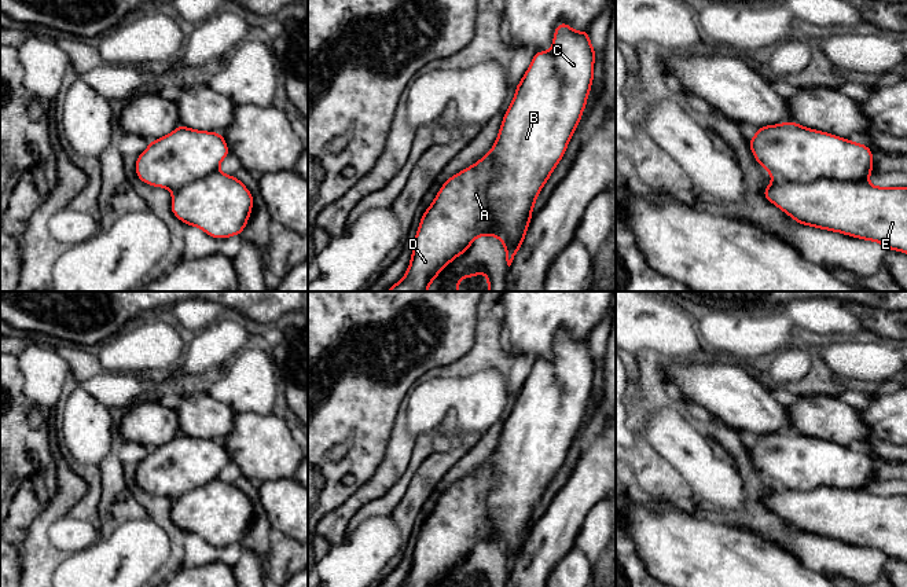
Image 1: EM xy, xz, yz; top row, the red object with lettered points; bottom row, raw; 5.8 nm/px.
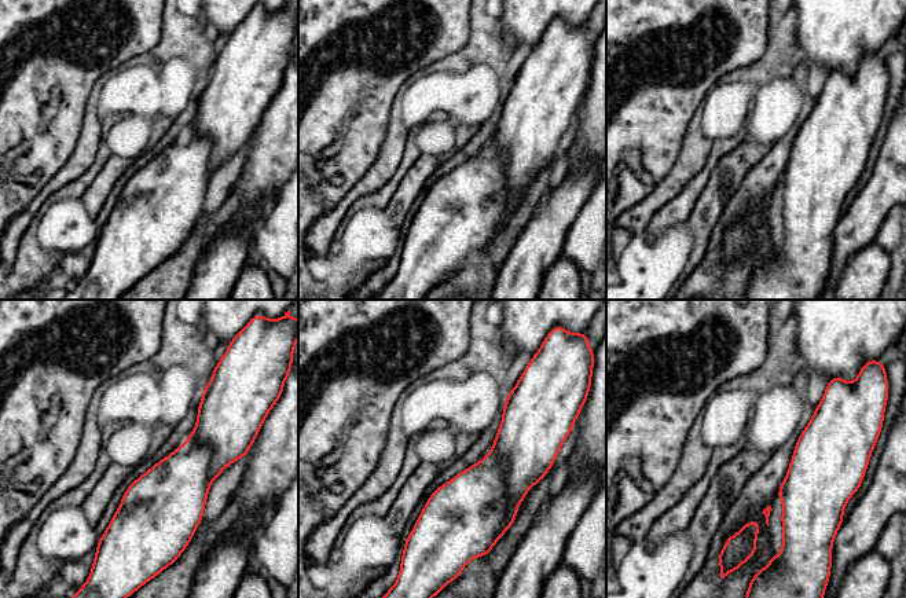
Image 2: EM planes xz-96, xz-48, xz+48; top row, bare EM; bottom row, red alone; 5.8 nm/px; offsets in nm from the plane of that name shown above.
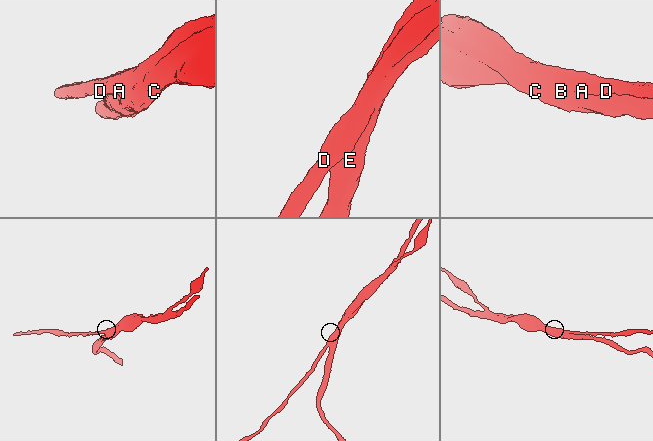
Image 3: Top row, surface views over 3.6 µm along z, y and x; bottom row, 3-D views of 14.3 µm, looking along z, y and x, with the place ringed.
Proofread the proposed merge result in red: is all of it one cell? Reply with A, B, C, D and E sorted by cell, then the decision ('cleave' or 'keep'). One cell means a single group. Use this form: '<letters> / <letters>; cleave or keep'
A B C D E; keep

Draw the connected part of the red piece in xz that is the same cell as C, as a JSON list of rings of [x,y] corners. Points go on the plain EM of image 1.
[[[559,330],[552,356],[535,362],[515,395],[492,458],[449,485],[425,518],[403,587],[437,586],[482,543],[492,543],[503,550],[507,573],[511,573],[525,547],[536,506],[561,470],[581,428],[594,388],[594,370],[595,356],[588,337],[574,340],[566,330]]]

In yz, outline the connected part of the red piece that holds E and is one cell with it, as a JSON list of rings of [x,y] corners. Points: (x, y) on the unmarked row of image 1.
[[[792,429],[757,436],[749,454],[756,469],[774,485],[763,498],[764,506],[796,531],[907,561],[907,495],[875,495],[867,489],[873,481],[871,456]]]

